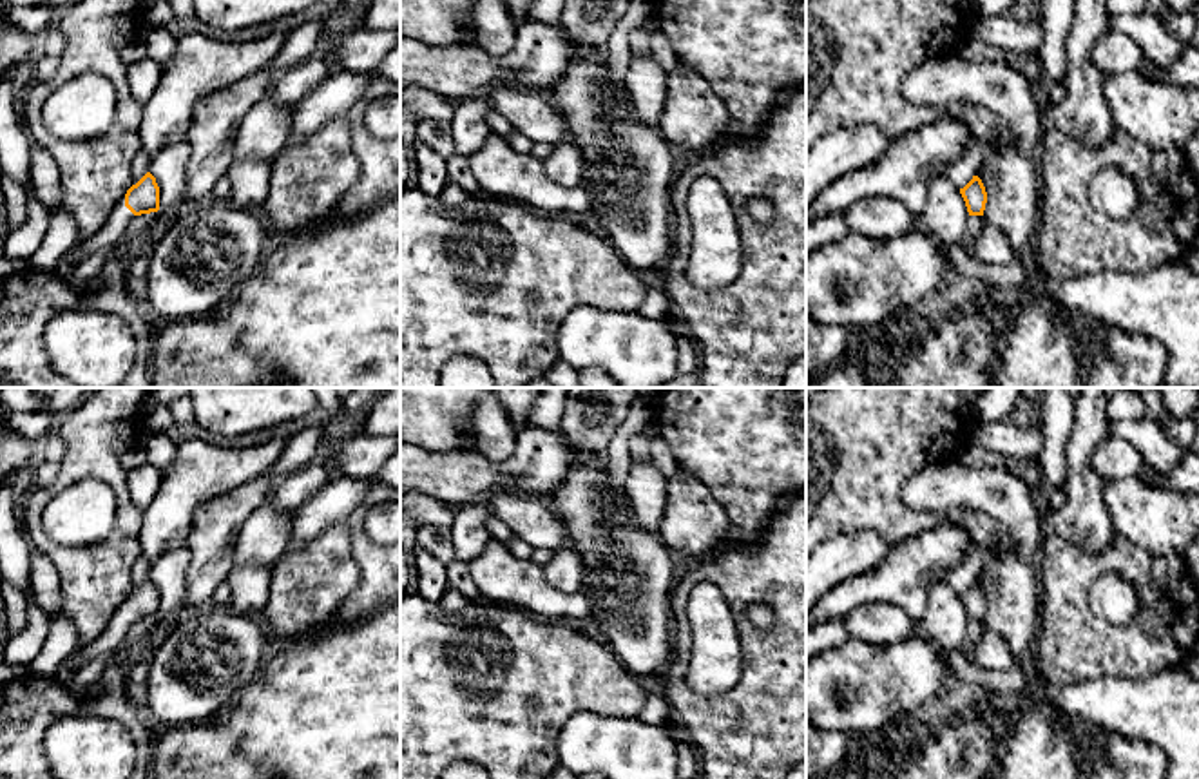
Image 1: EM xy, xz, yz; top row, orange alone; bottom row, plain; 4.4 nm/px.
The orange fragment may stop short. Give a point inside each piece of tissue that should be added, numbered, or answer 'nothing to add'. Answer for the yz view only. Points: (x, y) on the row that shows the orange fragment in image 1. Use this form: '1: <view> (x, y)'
nothing to add

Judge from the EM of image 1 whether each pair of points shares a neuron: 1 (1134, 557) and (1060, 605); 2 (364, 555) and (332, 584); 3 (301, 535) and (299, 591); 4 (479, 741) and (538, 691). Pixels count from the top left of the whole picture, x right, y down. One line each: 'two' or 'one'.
1: one
2: two
3: two
4: one

